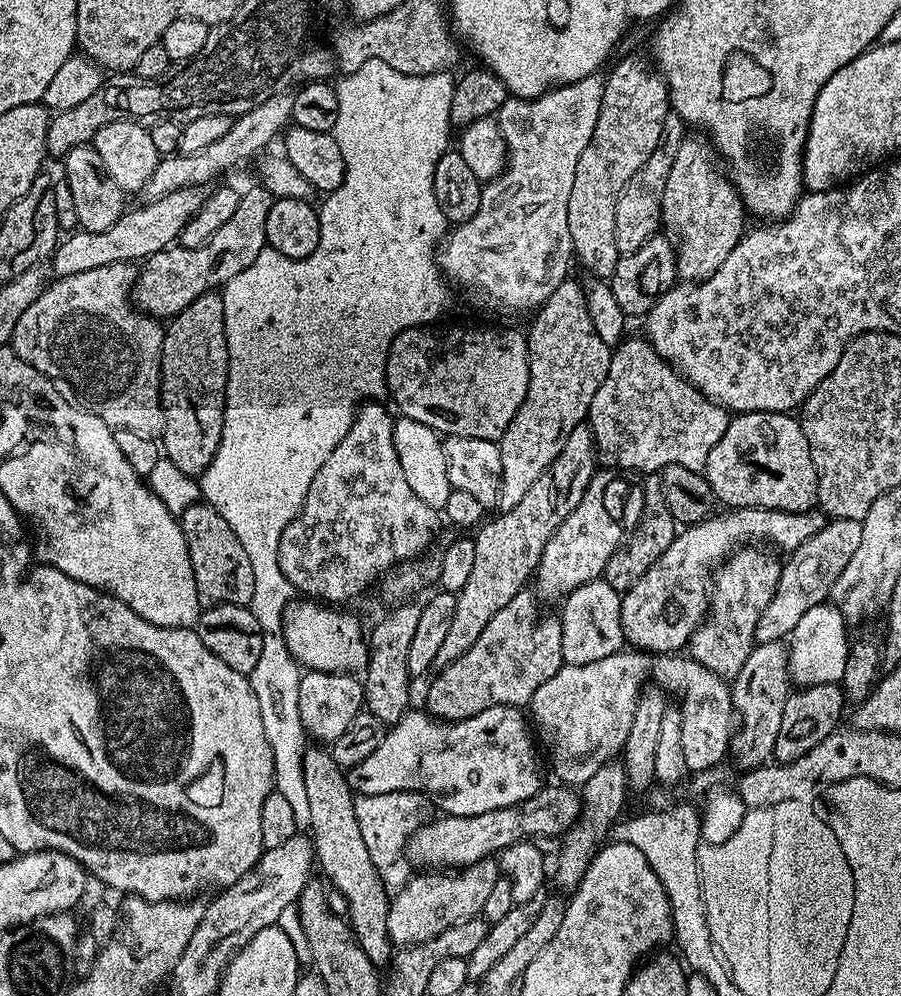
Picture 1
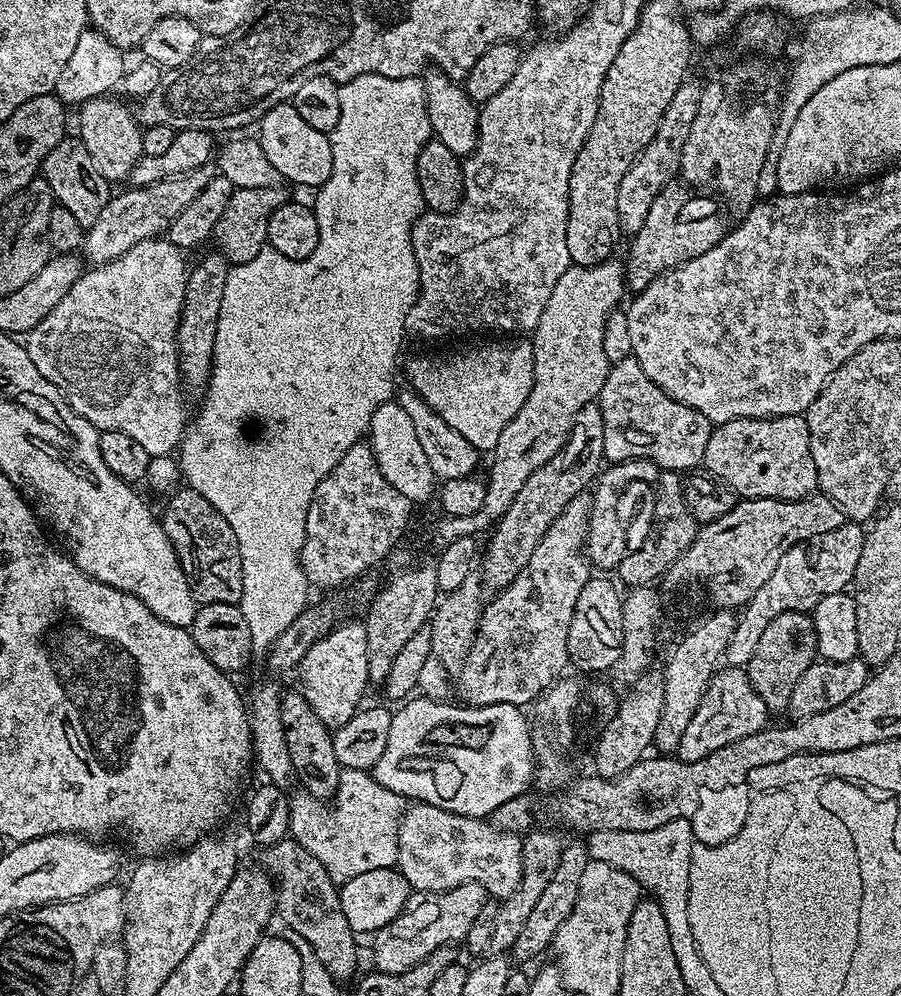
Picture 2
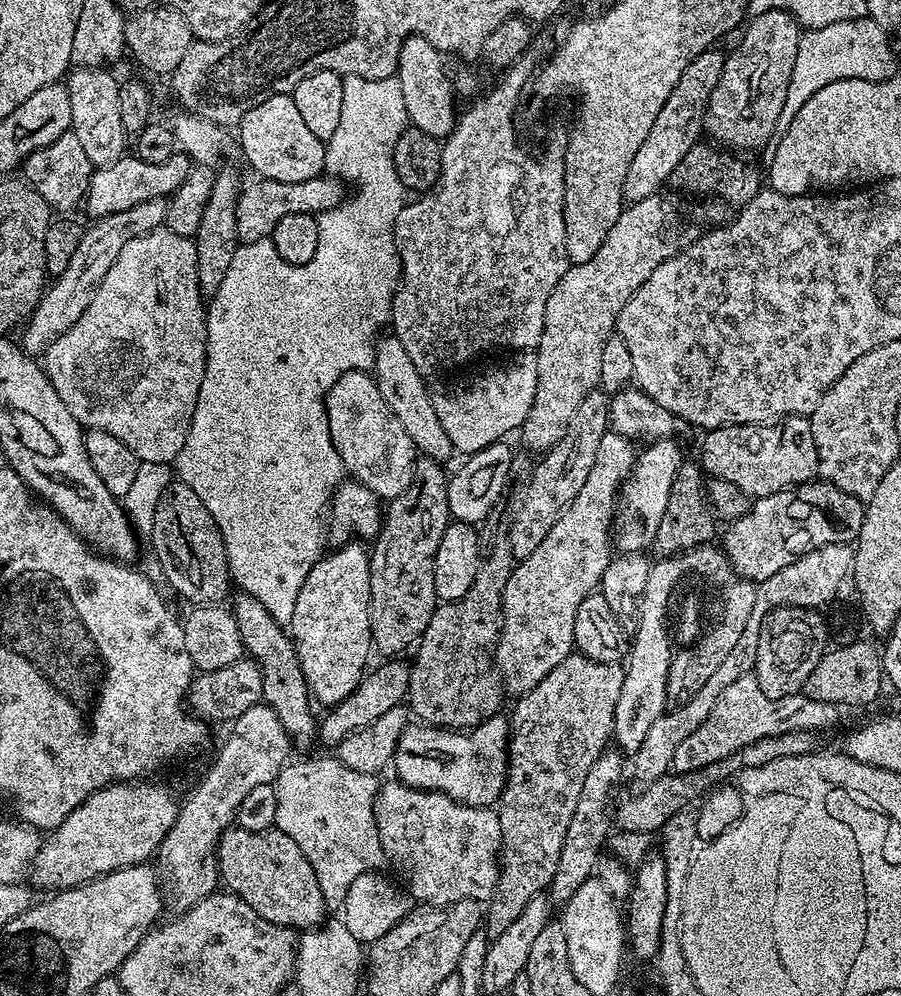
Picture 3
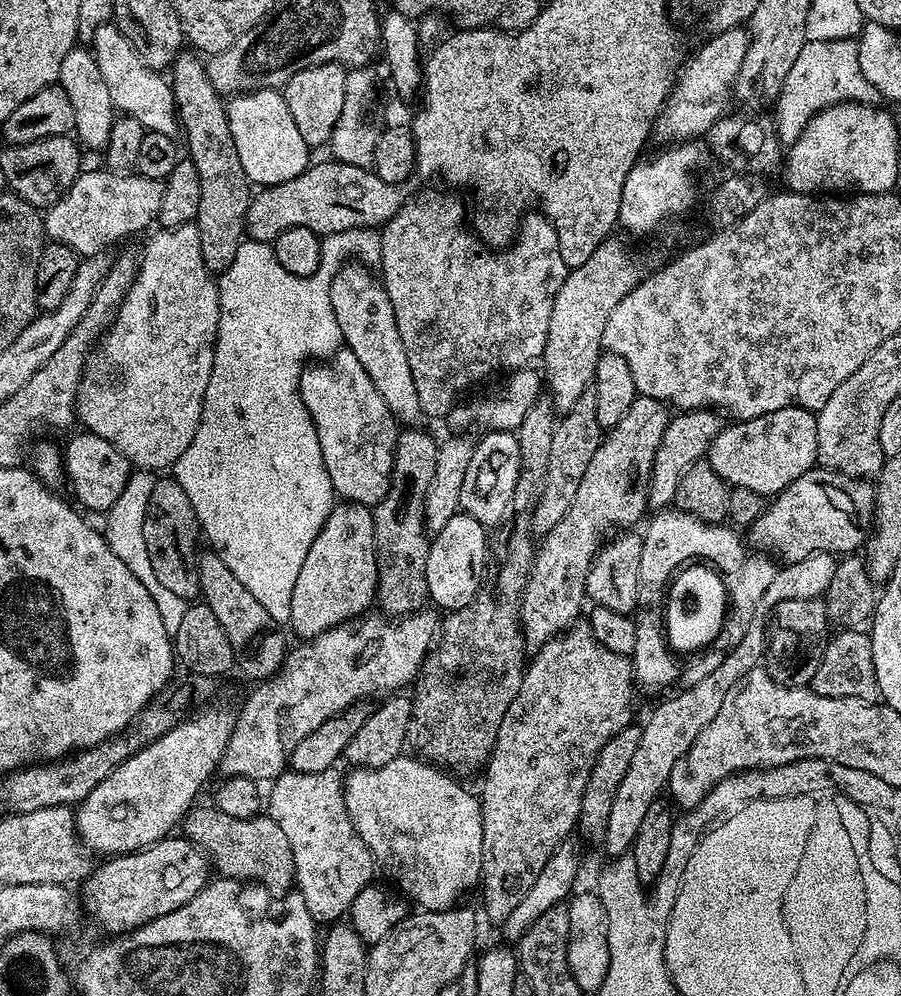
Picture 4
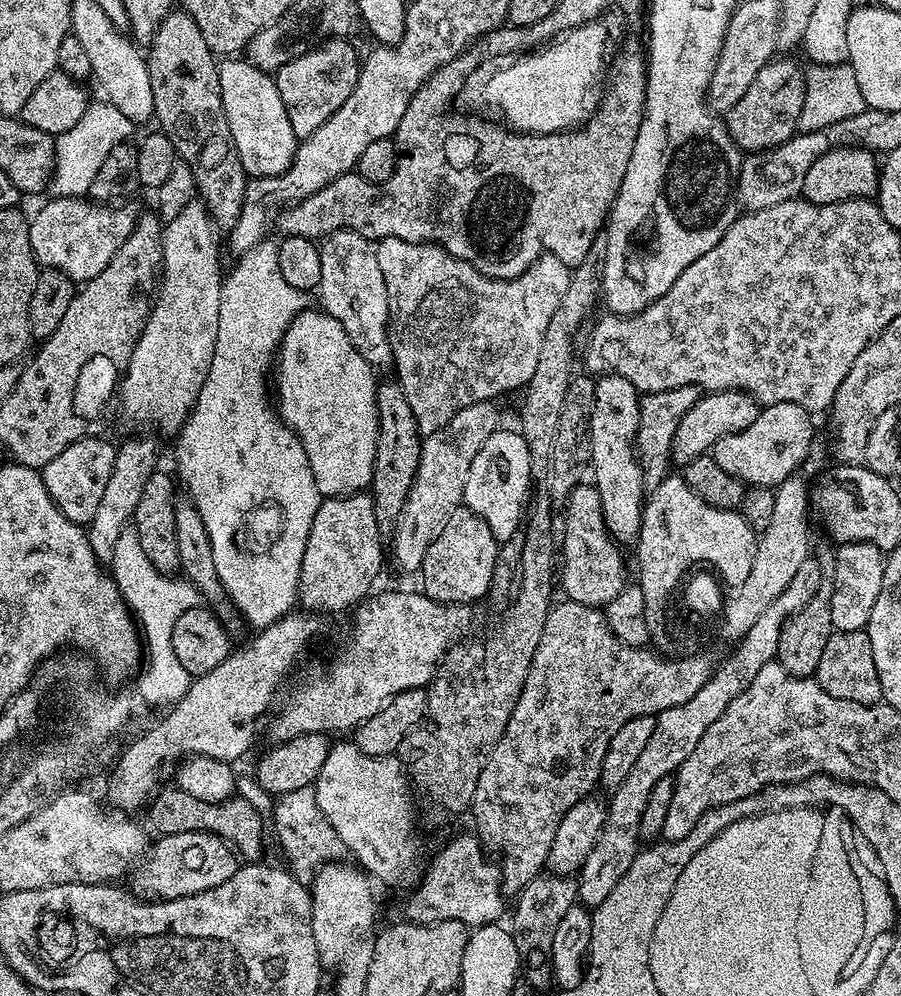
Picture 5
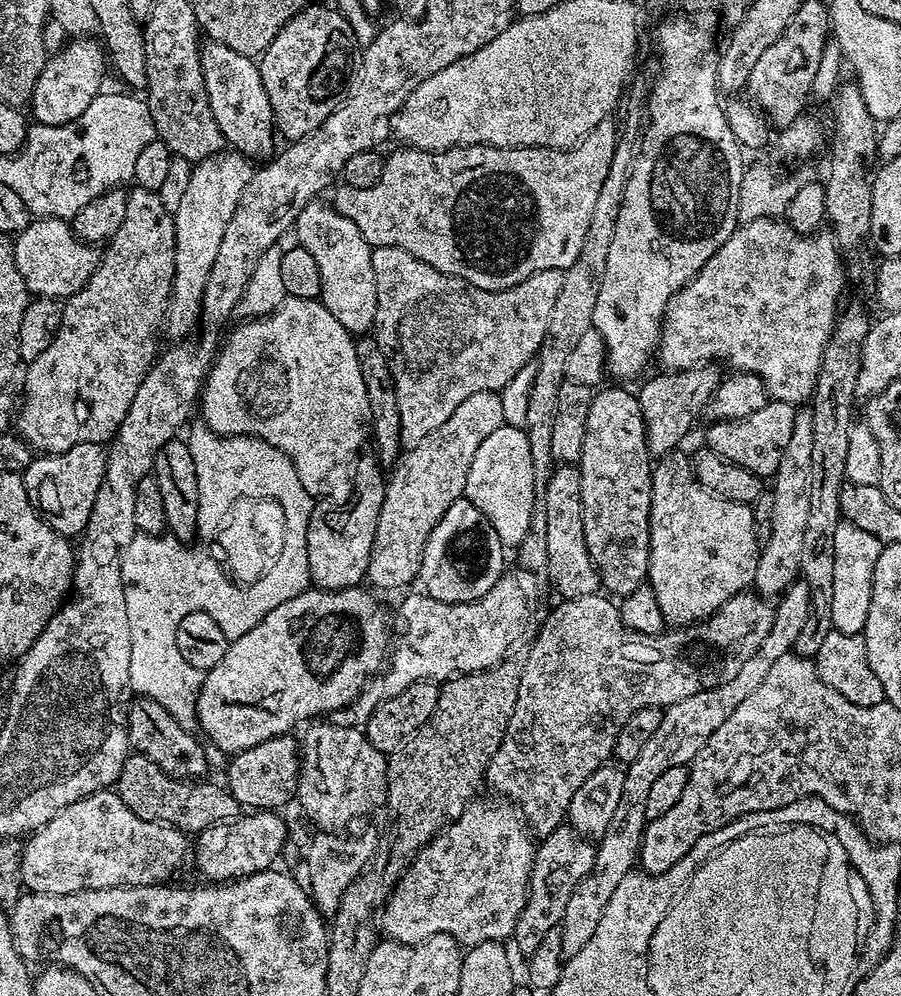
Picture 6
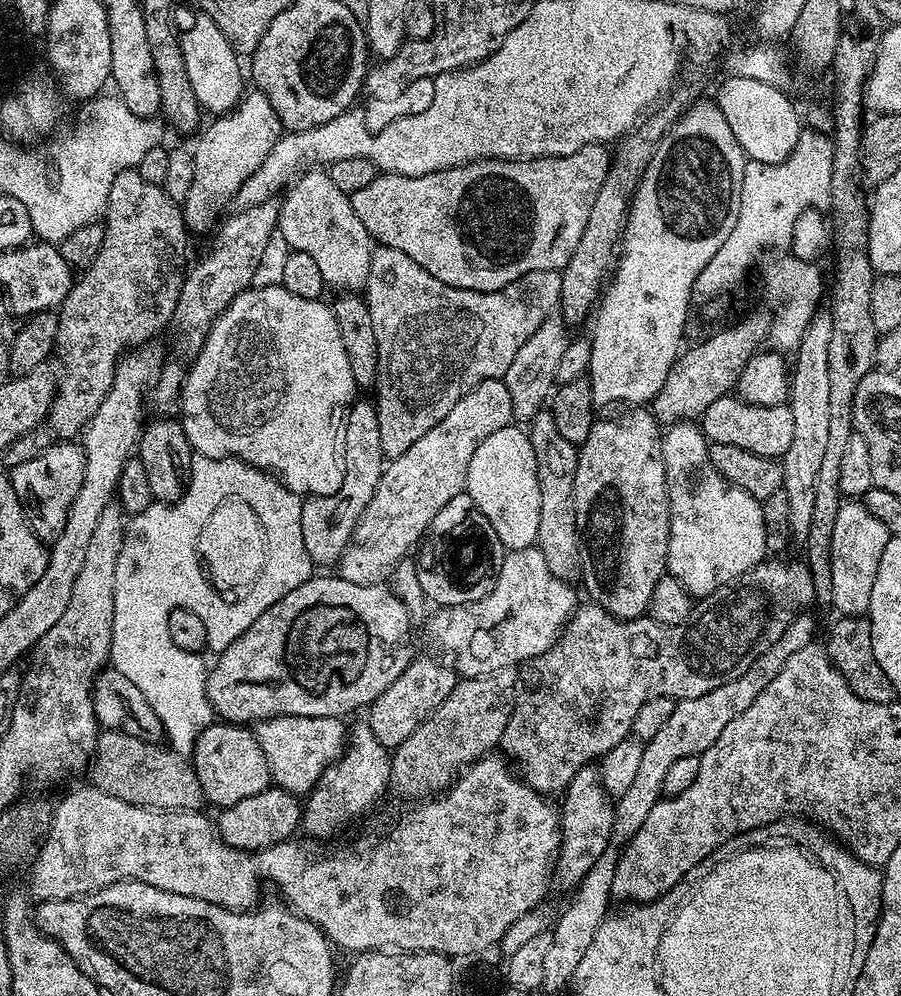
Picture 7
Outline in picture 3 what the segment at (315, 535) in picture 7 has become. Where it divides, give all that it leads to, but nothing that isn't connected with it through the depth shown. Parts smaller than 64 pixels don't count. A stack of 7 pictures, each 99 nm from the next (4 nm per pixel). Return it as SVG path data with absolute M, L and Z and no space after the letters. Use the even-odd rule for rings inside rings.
M349 542L333 547L329 556L321 555L310 574L306 574L302 590L298 590L290 635L309 693L317 705L335 706L354 694L369 667L368 655L374 652L370 630L370 552L360 544L363 543Z

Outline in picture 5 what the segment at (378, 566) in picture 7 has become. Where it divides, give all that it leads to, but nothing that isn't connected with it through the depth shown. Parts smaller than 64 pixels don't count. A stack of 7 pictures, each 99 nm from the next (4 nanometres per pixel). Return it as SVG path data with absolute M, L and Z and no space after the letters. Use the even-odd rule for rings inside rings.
M492 402L466 406L458 410L458 414L454 414L454 418L442 426L442 430L434 430L434 434L423 437L418 470L406 494L402 514L390 533L390 560L402 571L419 573L423 569L426 550L430 550L434 538L442 534L442 526L446 526L450 514L454 514L454 510L463 505L470 462L474 462L474 454L482 450L486 438L497 431L496 406Z

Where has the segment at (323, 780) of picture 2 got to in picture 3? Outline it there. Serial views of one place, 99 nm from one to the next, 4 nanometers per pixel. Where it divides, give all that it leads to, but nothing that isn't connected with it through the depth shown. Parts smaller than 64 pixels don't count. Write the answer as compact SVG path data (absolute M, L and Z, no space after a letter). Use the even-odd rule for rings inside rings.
M243 594L237 597L236 601L231 601L230 611L238 624L245 653L260 666L263 703L270 705L278 714L278 722L282 722L293 749L308 748L312 743L315 745L318 740L318 716L312 713L314 701L302 674L291 635L256 598Z

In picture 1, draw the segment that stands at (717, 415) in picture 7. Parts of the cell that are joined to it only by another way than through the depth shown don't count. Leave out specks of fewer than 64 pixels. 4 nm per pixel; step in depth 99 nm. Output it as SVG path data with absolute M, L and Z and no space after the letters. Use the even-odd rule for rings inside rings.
M741 412L733 415L728 421L726 434L718 438L718 446L710 450L710 458L706 458L706 466L703 470L708 485L712 488L712 495L720 500L729 509L734 508L769 508L770 510L782 510L783 512L807 512L817 503L818 474L814 470L814 458L810 458L810 442L806 442L806 434L802 430L799 419L795 415L786 412Z

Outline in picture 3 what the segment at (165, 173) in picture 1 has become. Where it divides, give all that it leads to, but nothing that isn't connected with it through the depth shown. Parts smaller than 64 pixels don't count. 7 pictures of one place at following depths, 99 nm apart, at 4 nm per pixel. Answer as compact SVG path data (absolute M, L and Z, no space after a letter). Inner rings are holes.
M147 200L138 206L132 206L130 210L124 210L118 214L104 216L95 221L92 229L85 231L66 270L55 277L56 285L49 287L36 303L36 309L32 311L26 323L23 325L24 341L22 347L32 358L39 357L78 318L82 318L82 310L90 306L90 298L98 290L100 283L106 278L110 266L114 266L114 258L122 254L122 246L134 238L142 238L142 234L150 234L156 228L163 225L168 209L168 200Z

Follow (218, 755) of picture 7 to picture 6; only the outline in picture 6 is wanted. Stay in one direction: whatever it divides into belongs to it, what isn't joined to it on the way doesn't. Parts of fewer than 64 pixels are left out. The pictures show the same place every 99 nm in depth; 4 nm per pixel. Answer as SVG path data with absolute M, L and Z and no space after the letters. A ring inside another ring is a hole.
M291 735L275 736L253 748L246 748L235 753L228 764L226 787L233 798L248 810L280 810L283 804L293 799L296 779L300 776L300 753L295 739Z

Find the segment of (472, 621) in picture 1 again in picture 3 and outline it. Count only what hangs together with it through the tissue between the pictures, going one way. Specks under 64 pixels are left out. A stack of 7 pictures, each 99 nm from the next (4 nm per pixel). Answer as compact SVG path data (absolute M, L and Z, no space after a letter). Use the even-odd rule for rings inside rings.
M597 390L586 394L574 418L570 418L567 434L539 457L540 465L537 468L535 465L531 469L528 483L523 489L524 501L521 502L516 517L511 517L508 525L508 537L513 557L523 558L529 556L534 550L538 550L550 526L554 526L554 522L574 498L574 494L582 490L582 485L590 474L590 466L594 466L594 458L598 458L598 446L610 430L609 407L609 393Z

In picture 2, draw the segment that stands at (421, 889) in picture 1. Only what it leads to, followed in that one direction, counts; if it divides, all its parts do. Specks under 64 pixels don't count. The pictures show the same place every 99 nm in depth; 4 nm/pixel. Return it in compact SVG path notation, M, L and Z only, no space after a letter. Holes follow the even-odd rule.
M478 884L462 885L445 892L413 891L405 904L405 908L398 916L375 933L375 967L381 972L405 972L410 966L422 962L422 958L426 958L426 954L439 948L455 945L457 943L455 940L463 941L467 937L470 926L474 926L474 918L478 918L478 913L481 912L482 906L488 899L490 899L490 895L486 889Z

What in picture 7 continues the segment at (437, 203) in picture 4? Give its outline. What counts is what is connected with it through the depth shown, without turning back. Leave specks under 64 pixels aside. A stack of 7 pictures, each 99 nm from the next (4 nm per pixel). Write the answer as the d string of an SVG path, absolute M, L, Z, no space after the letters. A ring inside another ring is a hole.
M373 247L370 258L370 278L362 289L368 304L370 318L374 322L374 334L378 337L378 374L374 389L374 403L378 414L378 430L382 434L382 450L388 460L398 458L422 438L434 430L454 406L474 386L487 380L503 378L514 362L514 354L522 350L522 342L542 326L557 311L562 294L561 273L557 270L534 270L502 290L479 292L462 290L458 286L446 286L438 282L414 258L402 254L402 250Z

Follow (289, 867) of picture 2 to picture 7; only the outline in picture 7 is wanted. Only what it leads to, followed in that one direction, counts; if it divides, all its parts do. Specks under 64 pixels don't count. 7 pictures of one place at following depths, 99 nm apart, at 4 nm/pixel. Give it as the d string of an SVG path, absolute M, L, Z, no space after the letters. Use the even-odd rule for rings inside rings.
M101 731L91 772L96 779L93 780L95 787L114 798L122 798L122 802L143 808L158 808L166 812L199 812L206 804L196 766L189 757L178 754L171 746L132 737L122 731Z

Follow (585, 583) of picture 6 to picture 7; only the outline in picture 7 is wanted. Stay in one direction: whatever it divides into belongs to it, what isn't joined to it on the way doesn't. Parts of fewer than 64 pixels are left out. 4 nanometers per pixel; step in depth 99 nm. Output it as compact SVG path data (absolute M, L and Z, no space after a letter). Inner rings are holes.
M541 410L526 428L534 446L534 458L538 466L538 534L535 547L546 558L546 567L554 578L575 581L580 575L580 535L574 514L574 474L578 466L577 445L562 438L558 426L554 426L551 411Z

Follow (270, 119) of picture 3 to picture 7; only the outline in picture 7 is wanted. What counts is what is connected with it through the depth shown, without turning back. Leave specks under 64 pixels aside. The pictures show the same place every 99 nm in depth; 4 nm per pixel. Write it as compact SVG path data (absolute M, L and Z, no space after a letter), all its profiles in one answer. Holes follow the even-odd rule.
M197 15L196 24L179 33L182 62L186 62L186 76L194 89L194 98L198 98L205 113L223 114L232 111L246 91L246 72L240 69L241 57L232 43L218 30L218 26L209 16Z

